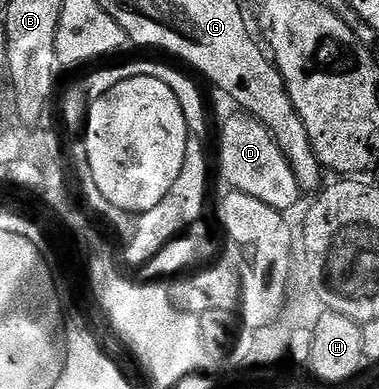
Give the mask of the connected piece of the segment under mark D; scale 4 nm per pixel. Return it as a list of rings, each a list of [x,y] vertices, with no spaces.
[[[232,117],[220,129],[220,173],[233,192],[250,195],[286,213],[302,198],[293,168],[270,131],[255,117]]]

